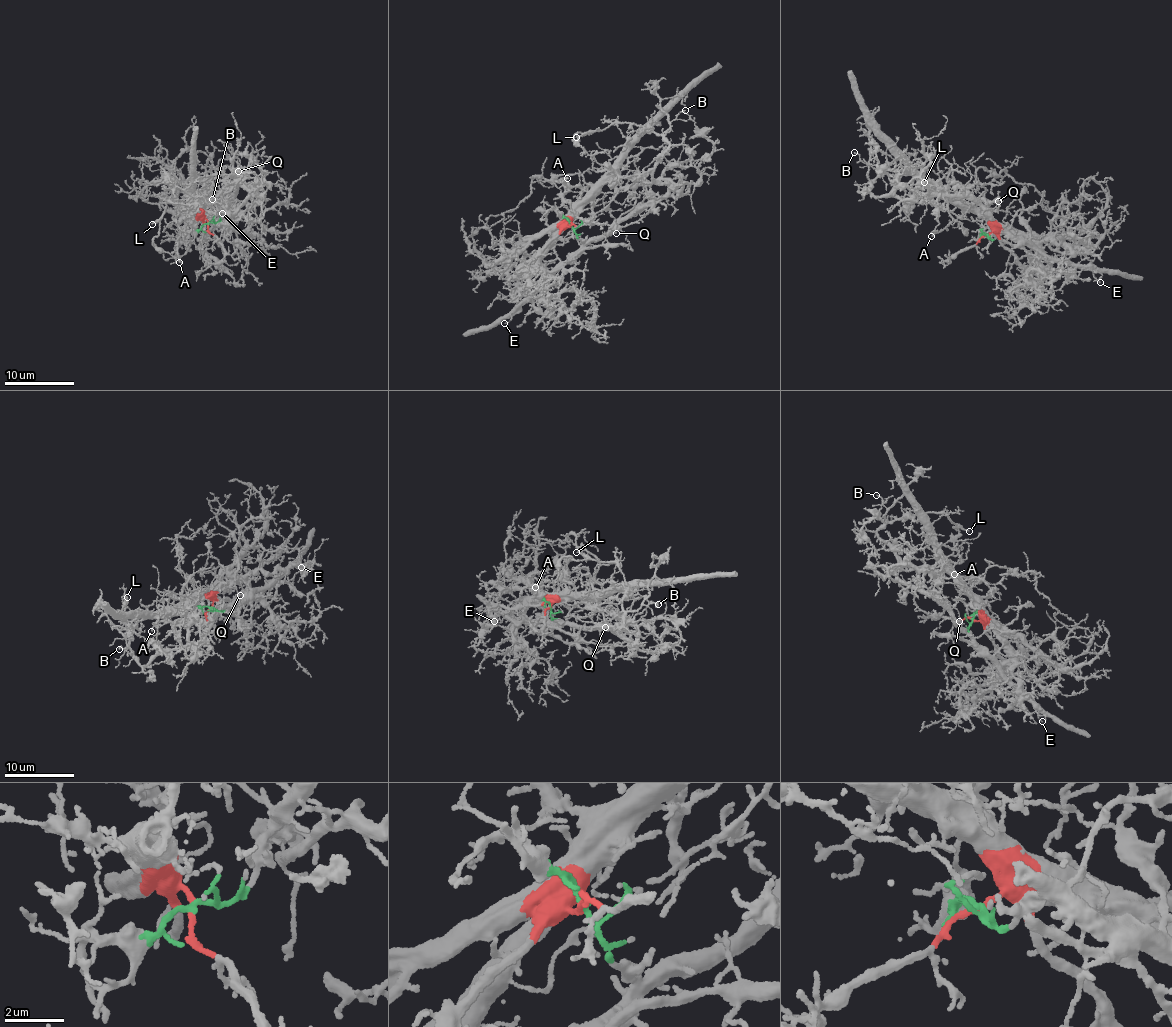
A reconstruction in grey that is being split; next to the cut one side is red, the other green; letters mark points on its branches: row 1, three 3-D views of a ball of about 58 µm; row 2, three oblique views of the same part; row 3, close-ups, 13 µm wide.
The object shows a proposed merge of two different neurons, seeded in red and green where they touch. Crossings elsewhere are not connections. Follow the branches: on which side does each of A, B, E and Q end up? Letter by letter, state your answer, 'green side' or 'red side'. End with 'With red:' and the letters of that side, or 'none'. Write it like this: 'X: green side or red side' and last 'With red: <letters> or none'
A: red side
B: green side
E: green side
Q: green side
With red: A

